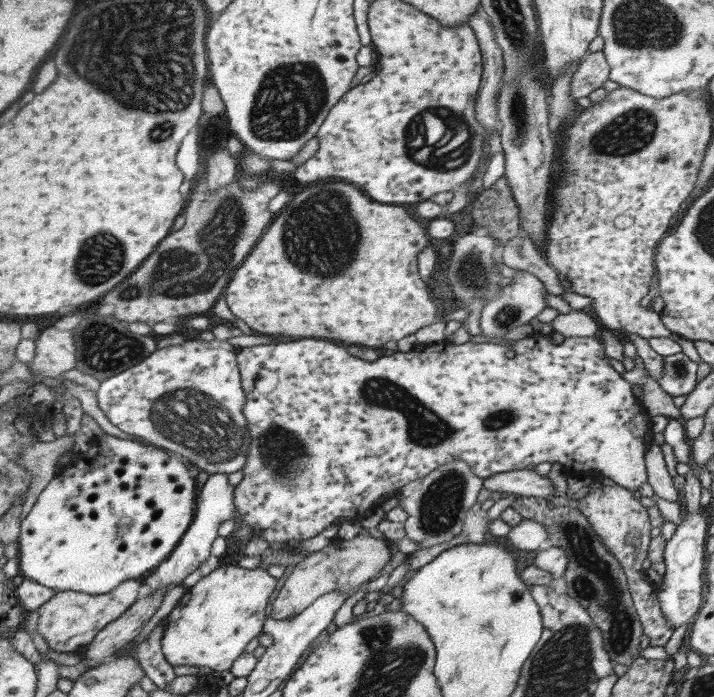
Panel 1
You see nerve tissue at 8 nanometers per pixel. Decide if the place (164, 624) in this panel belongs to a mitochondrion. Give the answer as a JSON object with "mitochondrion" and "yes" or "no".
{"mitochondrion":"no"}

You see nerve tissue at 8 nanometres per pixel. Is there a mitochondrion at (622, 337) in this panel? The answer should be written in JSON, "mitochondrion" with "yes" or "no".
{"mitochondrion":"no"}

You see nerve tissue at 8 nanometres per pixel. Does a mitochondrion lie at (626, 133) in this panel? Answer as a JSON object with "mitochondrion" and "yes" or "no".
{"mitochondrion":"yes"}

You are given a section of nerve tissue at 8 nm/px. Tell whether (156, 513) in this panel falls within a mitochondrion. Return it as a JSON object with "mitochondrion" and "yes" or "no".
{"mitochondrion":"no"}

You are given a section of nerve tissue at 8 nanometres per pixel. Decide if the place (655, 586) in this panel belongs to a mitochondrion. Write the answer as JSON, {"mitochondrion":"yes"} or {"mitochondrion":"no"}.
{"mitochondrion":"no"}

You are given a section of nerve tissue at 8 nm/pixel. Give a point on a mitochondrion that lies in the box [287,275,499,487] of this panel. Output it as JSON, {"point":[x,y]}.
{"point":[426,429]}

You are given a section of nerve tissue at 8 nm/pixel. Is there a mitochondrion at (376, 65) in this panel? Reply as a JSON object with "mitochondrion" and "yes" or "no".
{"mitochondrion":"no"}

